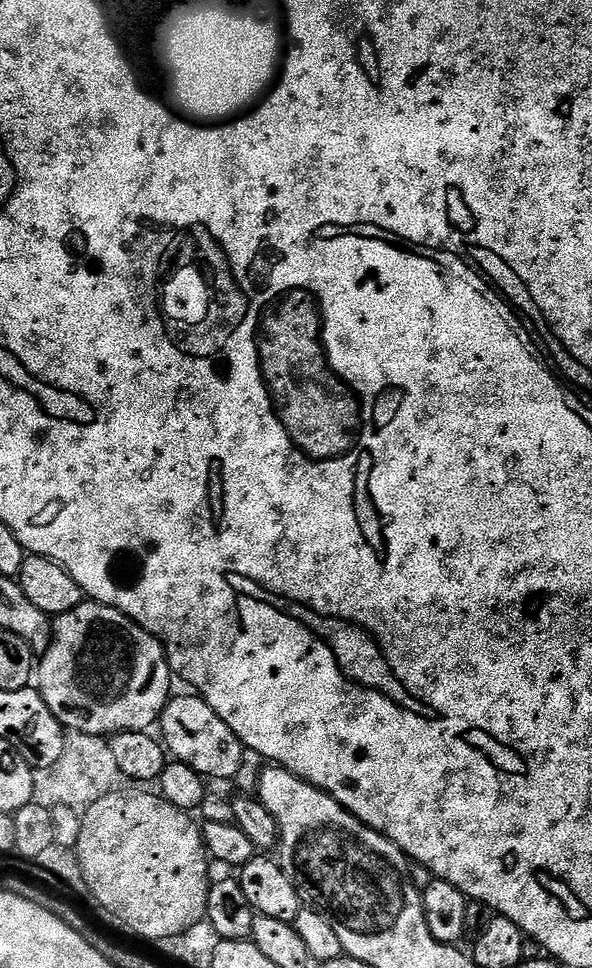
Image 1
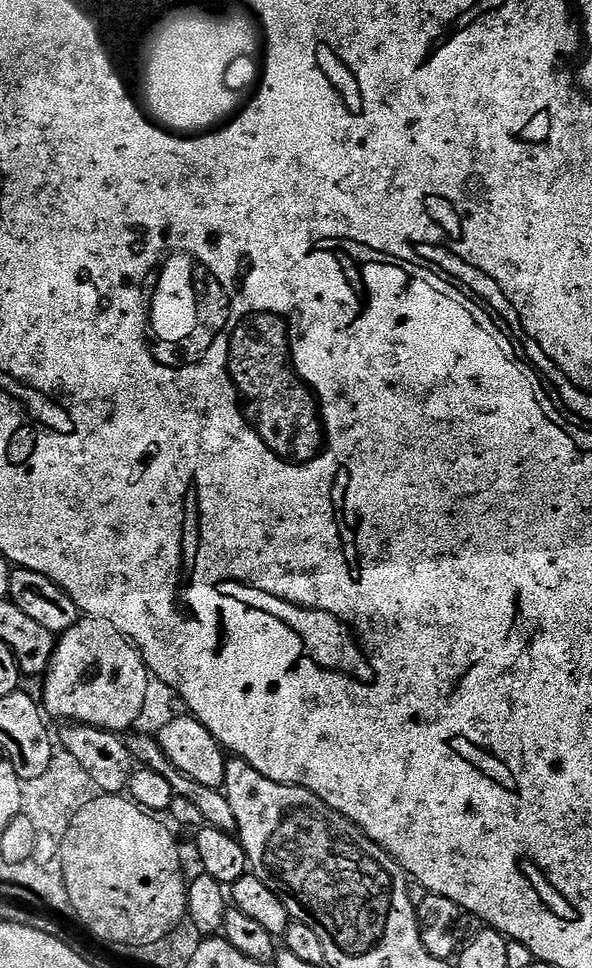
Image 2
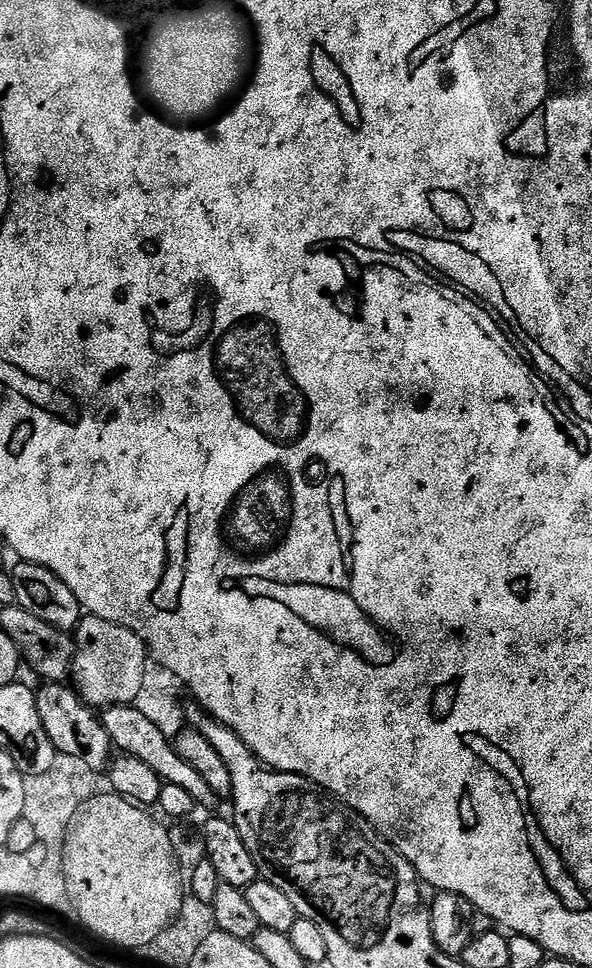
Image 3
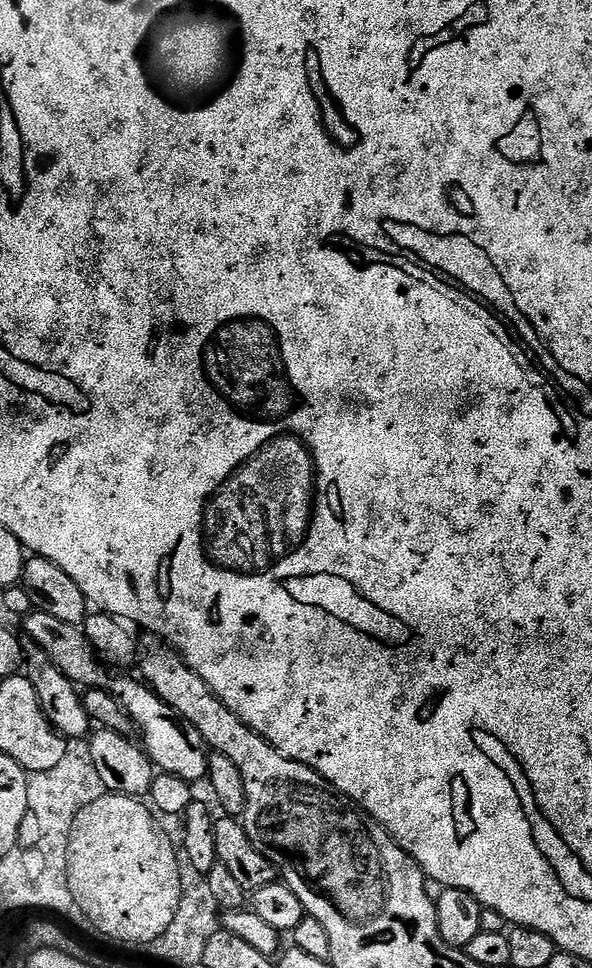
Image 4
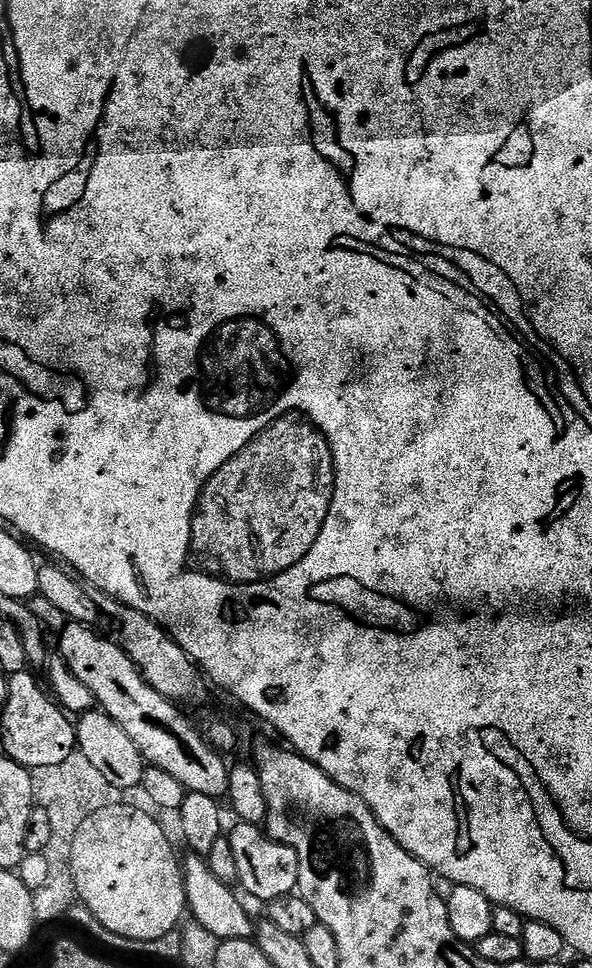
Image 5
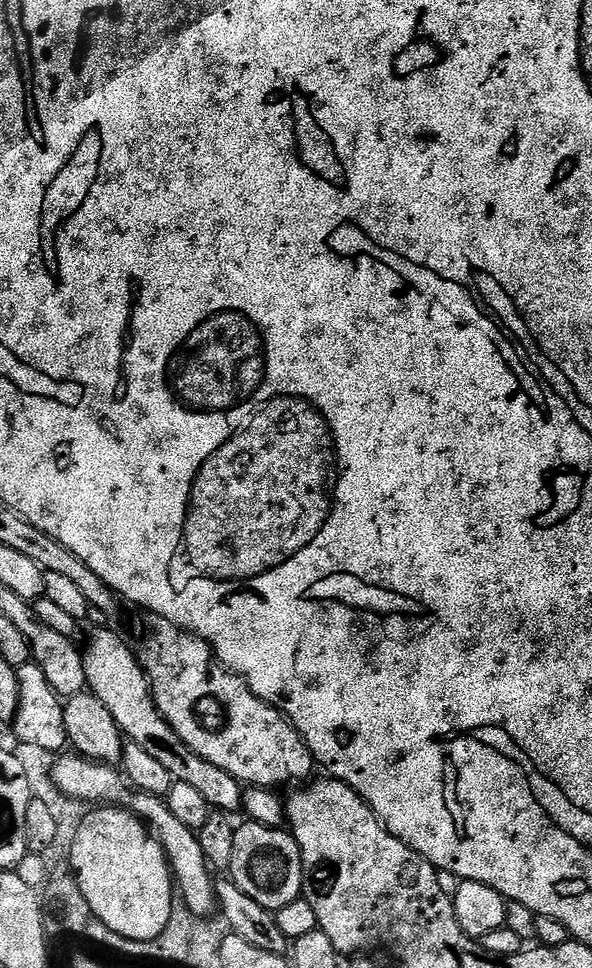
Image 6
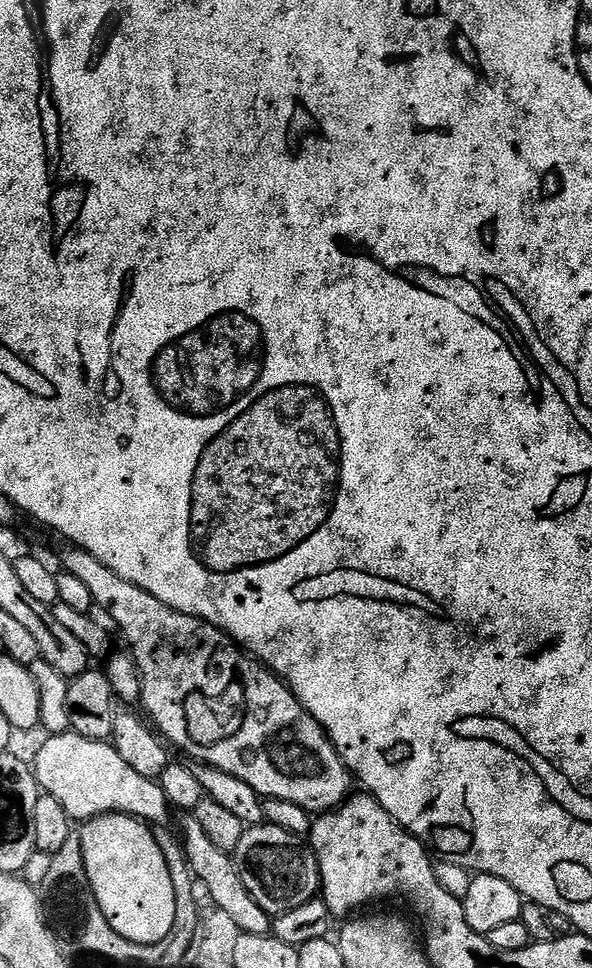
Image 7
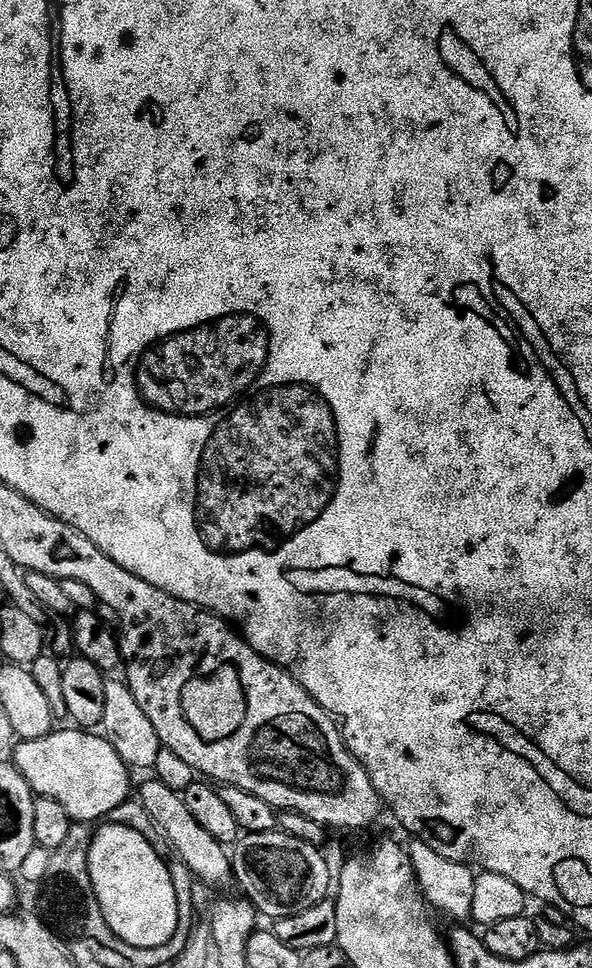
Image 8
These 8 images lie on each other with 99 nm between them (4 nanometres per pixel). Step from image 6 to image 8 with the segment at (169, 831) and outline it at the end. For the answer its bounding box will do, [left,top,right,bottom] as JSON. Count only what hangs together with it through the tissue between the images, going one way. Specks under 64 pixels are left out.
[12,728,131,823]

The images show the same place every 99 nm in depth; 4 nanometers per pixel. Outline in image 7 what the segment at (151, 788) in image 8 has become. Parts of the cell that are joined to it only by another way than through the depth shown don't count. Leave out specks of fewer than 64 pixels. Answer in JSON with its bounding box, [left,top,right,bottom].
[178,814,273,935]

